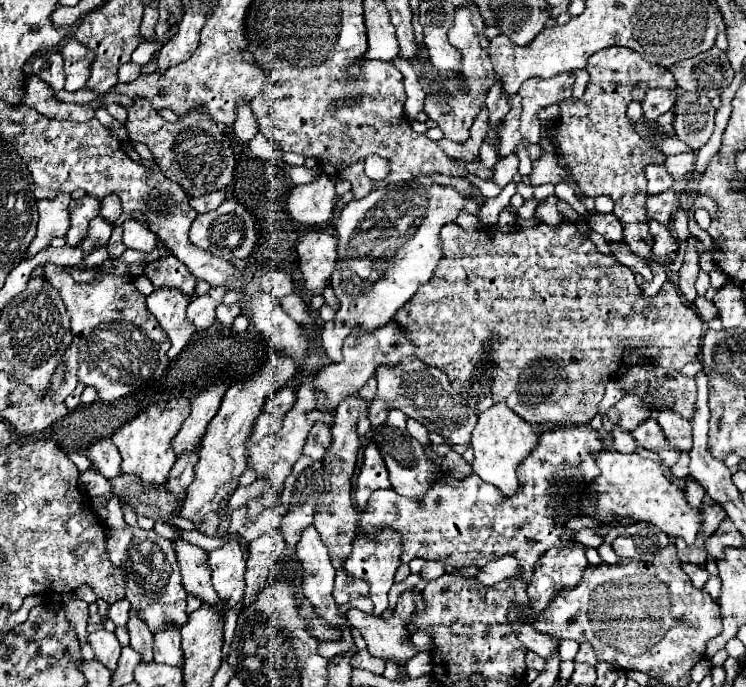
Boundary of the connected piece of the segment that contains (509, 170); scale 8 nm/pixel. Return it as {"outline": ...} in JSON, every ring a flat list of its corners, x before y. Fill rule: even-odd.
{"outline":[[515,154,507,156,505,160,499,160,497,166,495,166,495,176,493,176,493,182,497,186,505,186,513,180,513,176,517,174,517,166,519,166,519,158]]}

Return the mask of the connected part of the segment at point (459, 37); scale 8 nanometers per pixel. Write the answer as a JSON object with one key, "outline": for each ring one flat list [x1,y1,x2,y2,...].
{"outline":[[469,4,467,8,455,10,455,22,453,22,453,28,449,30,449,42,455,48,459,48,463,54,463,60,461,60,463,74,461,76,455,76,449,72,437,74,429,82,429,94,425,98,425,114,439,124,445,138,453,142,461,142,461,144,469,138,471,124,475,116,479,114,479,106,485,102,489,84,495,82,493,64,489,64,489,52,485,52,485,48,489,48,489,40,485,38,483,30,485,30,485,24,479,14,479,8]]}

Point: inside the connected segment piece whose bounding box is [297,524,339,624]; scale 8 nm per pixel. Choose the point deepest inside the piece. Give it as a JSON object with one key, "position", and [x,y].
{"position":[318,574]}

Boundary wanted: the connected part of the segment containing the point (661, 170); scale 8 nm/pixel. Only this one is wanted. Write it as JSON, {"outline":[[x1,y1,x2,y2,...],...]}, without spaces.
{"outline":[[649,166,645,168,645,176,649,180,649,188,647,194,661,194,665,190,669,190,673,186,673,176,665,170,665,166]]}

